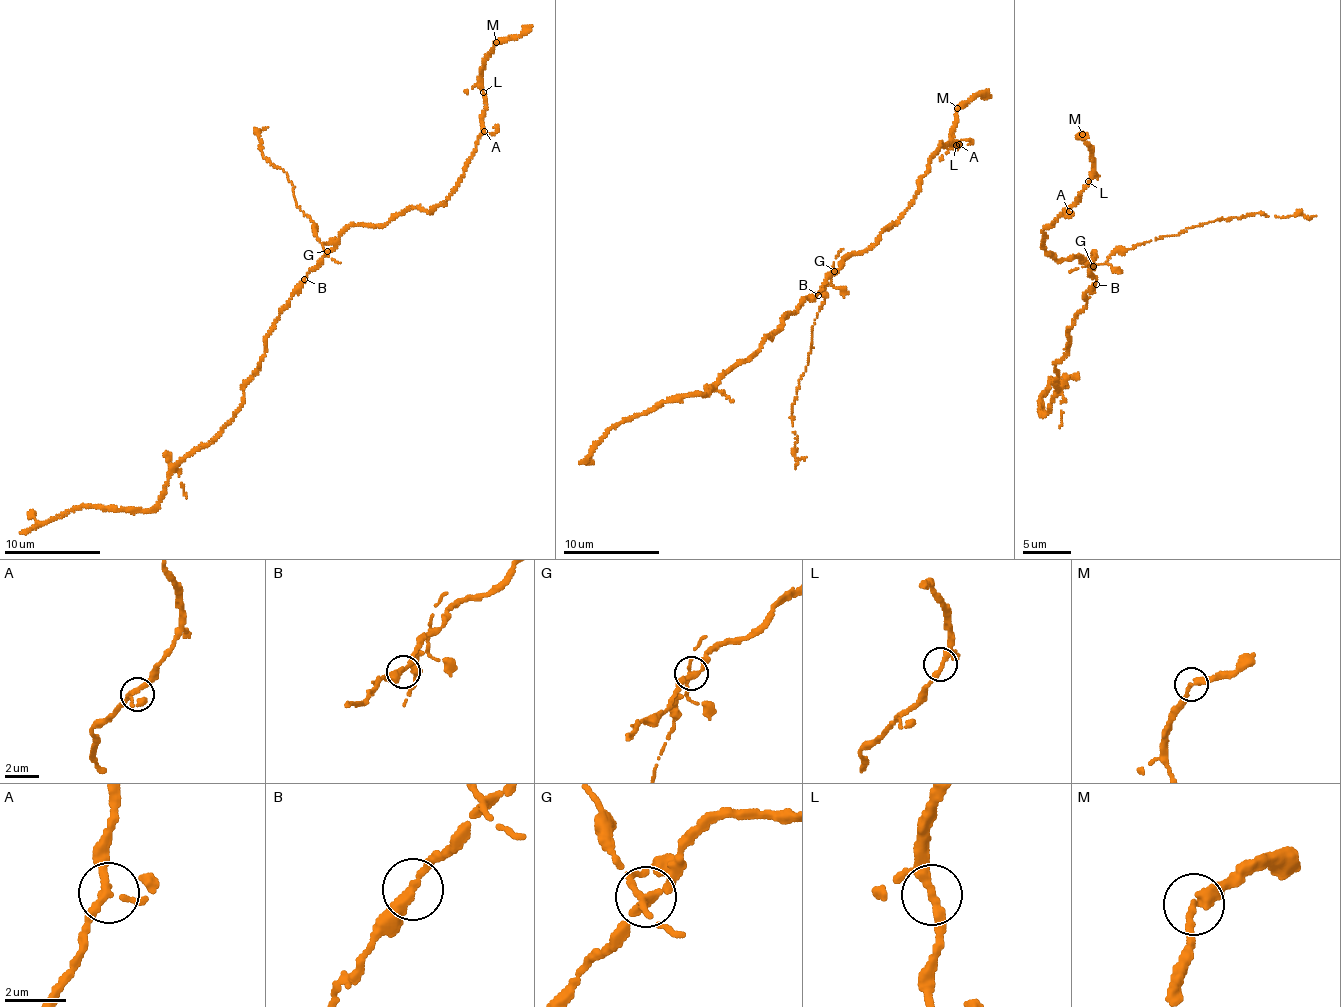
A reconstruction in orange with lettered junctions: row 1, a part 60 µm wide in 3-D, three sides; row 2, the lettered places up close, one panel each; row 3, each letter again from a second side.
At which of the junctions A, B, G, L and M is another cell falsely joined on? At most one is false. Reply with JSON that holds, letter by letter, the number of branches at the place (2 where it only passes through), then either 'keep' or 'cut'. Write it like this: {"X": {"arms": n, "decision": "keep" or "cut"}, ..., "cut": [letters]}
{"A": {"arms": 3, "decision": "keep"}, "B": {"arms": 2, "decision": "keep"}, "G": {"arms": 3, "decision": "cut"}, "L": {"arms": 3, "decision": "keep"}, "M": {"arms": 2, "decision": "keep"}, "cut": ["G"]}

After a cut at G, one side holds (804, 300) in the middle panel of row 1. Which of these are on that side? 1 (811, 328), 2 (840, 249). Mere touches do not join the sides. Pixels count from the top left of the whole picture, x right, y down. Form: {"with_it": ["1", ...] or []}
{"with_it": []}

